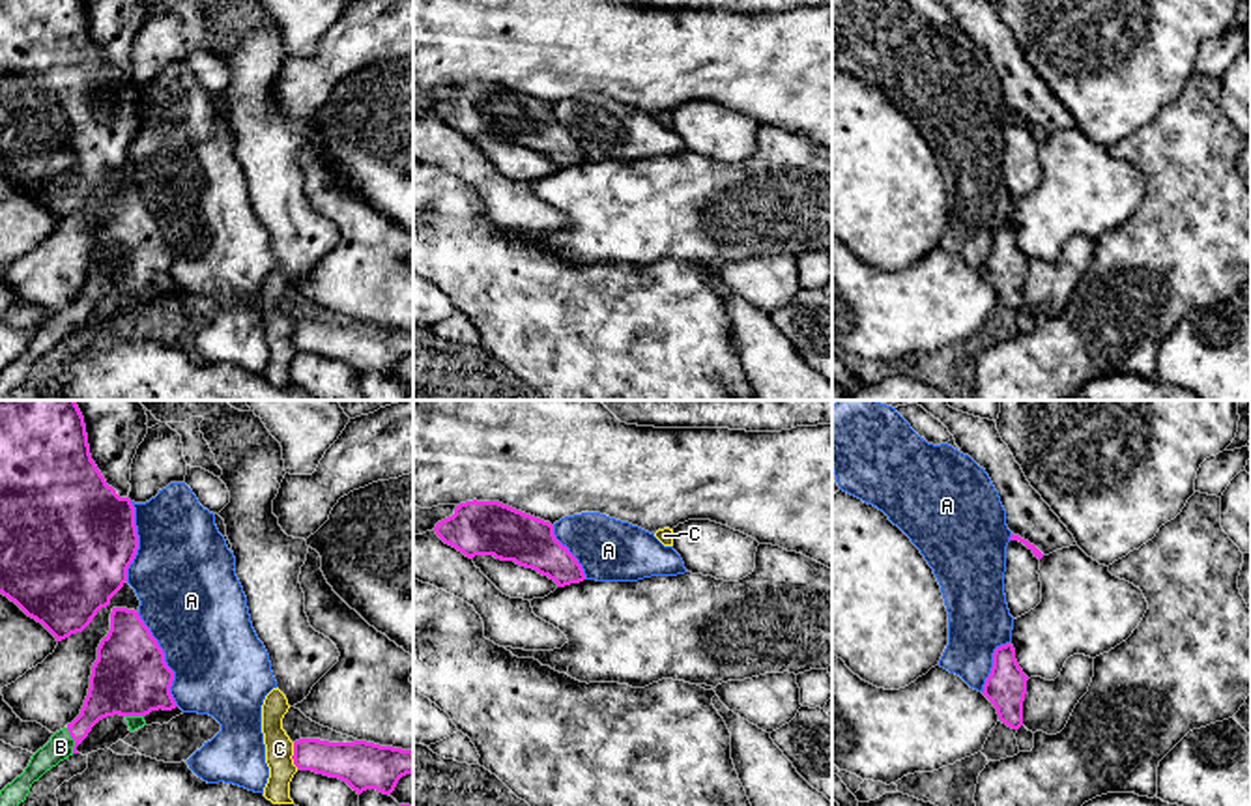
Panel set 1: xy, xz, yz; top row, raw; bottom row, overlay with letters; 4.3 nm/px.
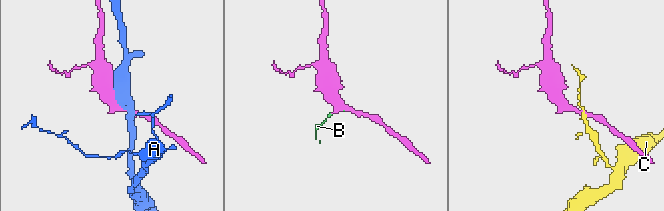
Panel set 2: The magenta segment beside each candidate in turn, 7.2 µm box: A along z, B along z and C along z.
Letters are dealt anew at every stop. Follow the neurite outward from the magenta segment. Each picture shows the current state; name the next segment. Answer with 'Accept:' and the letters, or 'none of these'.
Accept: B

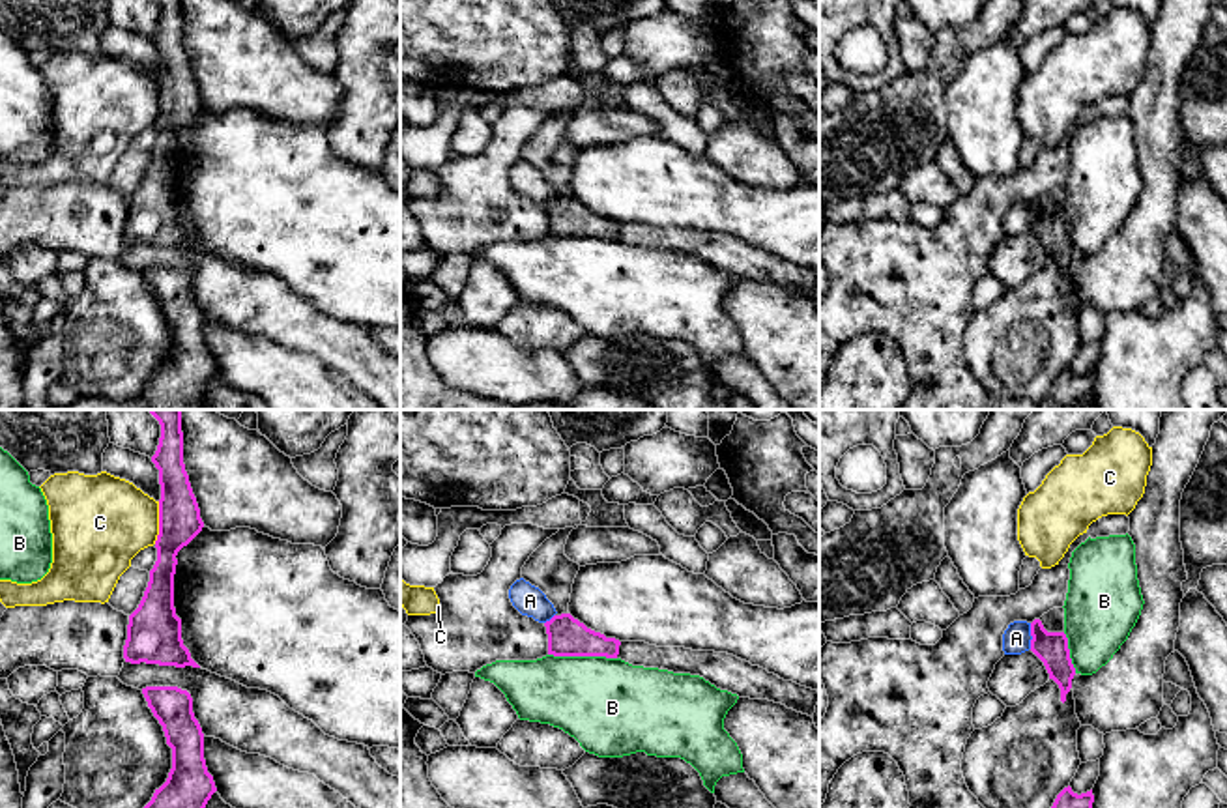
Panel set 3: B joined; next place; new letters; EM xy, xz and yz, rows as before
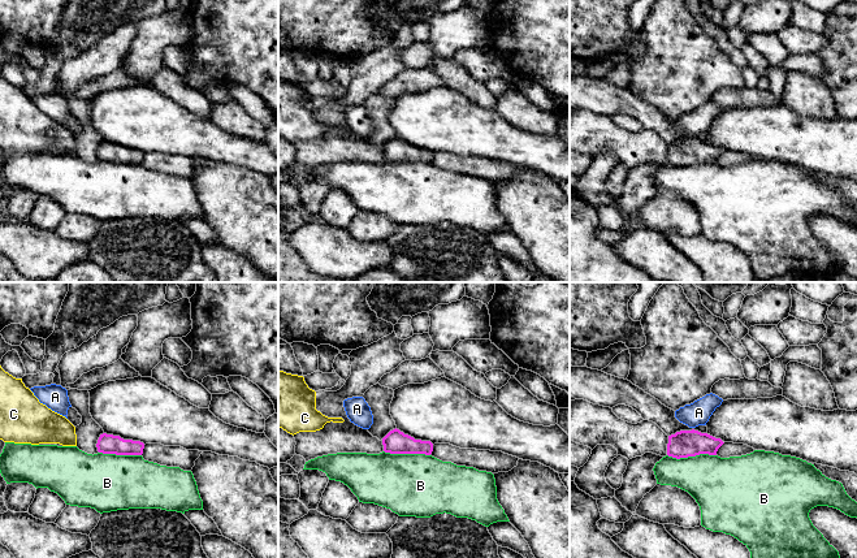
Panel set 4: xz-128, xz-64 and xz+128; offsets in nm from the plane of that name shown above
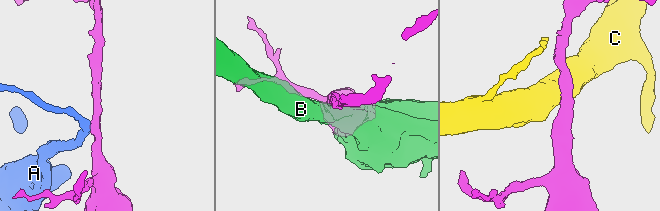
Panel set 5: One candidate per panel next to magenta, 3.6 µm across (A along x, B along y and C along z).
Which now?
Accept: none of these

